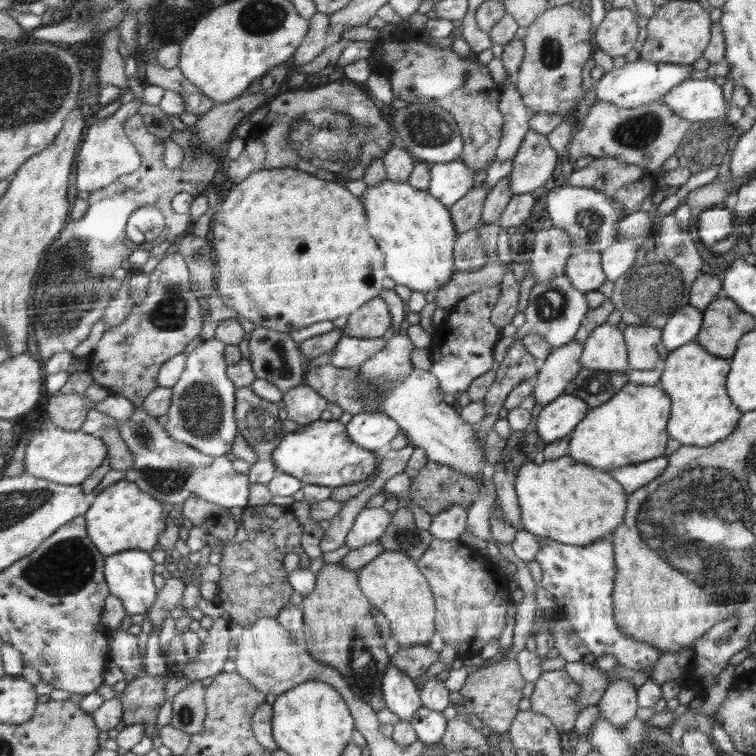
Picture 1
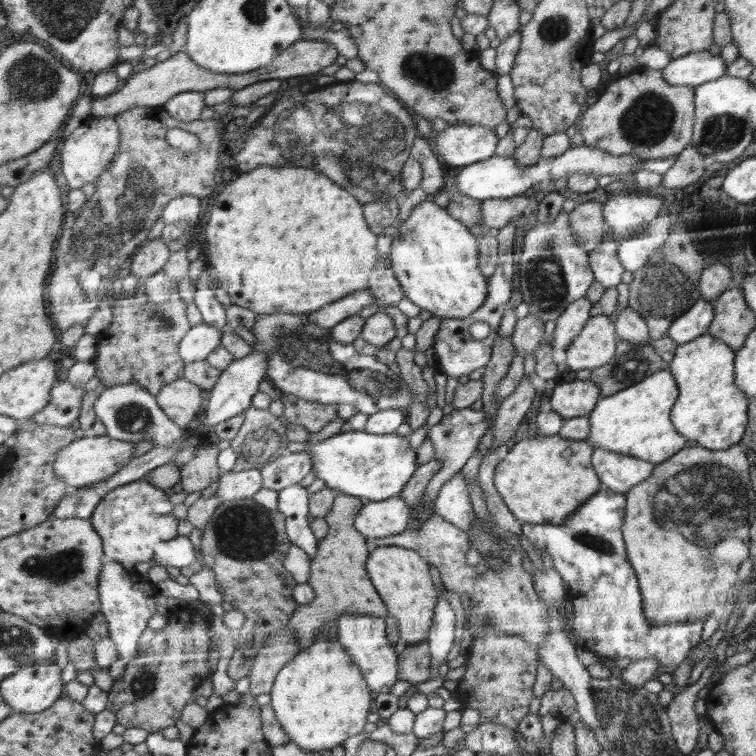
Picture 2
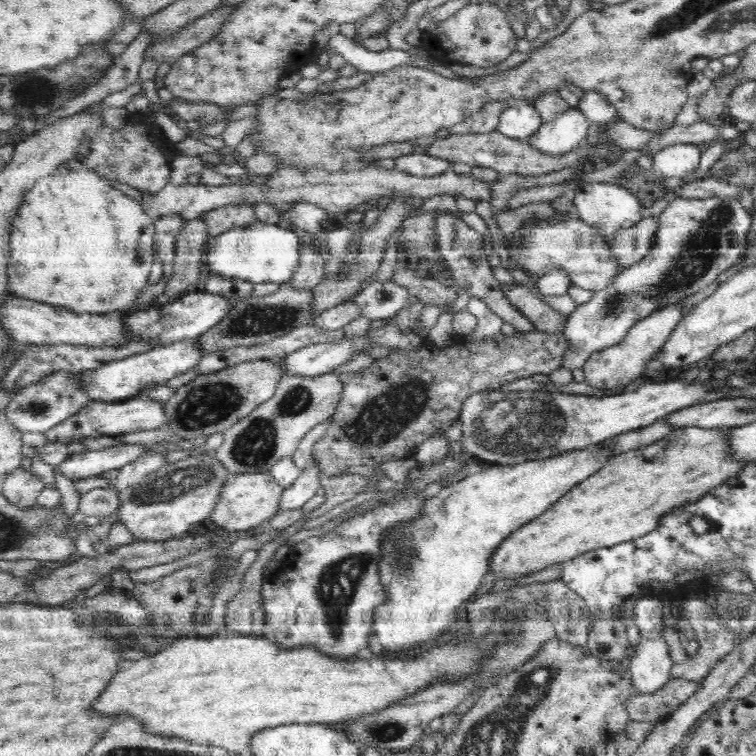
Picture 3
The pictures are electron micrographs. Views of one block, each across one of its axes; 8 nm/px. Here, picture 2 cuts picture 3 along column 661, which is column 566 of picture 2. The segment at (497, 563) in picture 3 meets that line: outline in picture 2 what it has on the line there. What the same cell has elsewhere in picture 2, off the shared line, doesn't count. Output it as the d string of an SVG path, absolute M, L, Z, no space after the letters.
M558 434L522 440L498 464L494 486L513 516L522 523L560 526L603 488L602 479L591 464L594 452L595 447L586 440L576 441Z

